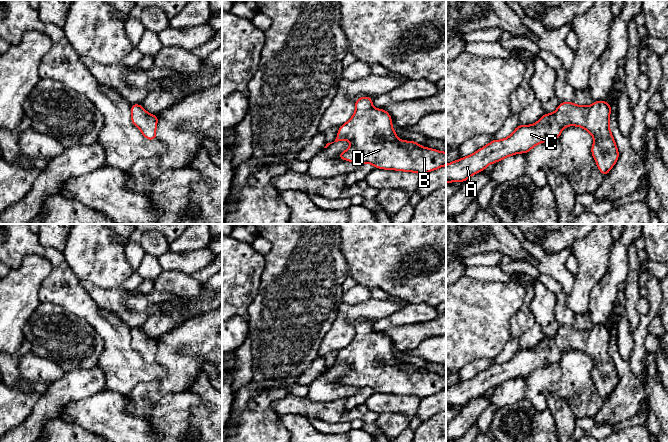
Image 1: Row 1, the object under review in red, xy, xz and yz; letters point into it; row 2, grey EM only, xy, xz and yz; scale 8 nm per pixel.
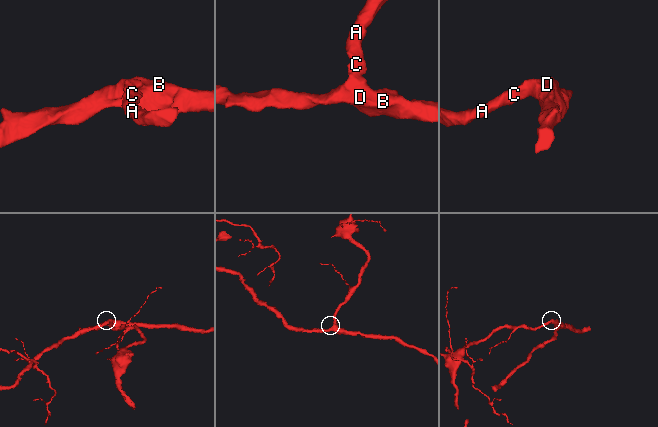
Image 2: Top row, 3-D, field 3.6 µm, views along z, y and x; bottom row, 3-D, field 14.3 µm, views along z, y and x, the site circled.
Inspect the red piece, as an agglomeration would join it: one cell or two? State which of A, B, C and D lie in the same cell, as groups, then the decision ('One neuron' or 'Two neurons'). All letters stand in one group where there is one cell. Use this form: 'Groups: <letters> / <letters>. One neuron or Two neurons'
Groups: A B C D. One neuron

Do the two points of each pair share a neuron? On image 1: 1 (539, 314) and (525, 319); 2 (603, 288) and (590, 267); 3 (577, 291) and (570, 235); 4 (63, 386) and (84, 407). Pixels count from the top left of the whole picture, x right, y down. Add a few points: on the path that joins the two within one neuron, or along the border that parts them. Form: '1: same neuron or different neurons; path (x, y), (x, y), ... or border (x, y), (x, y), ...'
1: different neurons; border (533, 292), (529, 310), (535, 322)
2: different neurons; border (609, 260), (607, 273), (592, 289), (589, 303)
3: different neurons; border (587, 234), (578, 238), (570, 247)
4: different neurons; border (99, 391), (68, 401), (62, 407), (60, 416)

